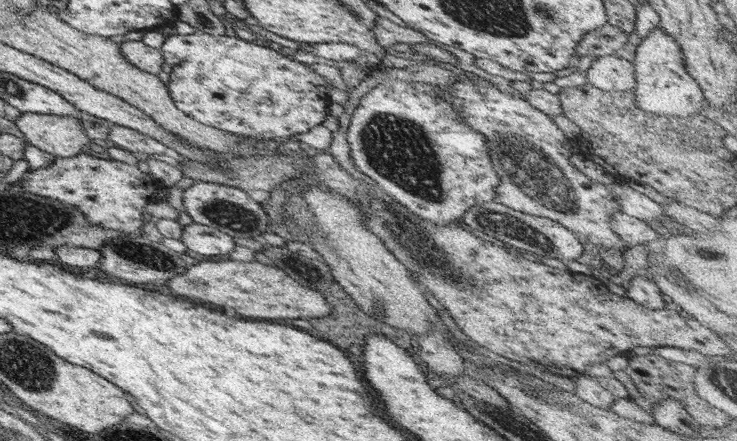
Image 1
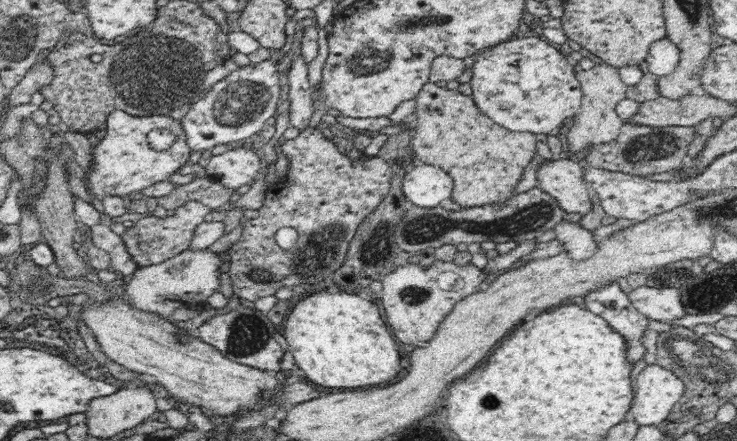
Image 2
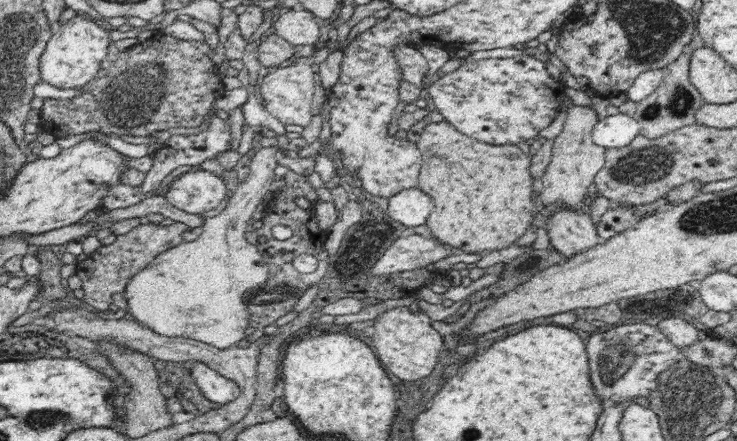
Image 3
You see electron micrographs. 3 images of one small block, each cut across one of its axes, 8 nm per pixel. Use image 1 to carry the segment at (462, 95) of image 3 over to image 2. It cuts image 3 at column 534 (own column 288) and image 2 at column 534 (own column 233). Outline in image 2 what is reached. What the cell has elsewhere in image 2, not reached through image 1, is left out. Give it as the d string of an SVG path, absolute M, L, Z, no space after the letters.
M541 36L510 39L489 47L478 54L472 70L473 76L469 82L472 87L470 96L474 99L476 107L484 112L484 115L490 116L496 124L512 132L551 135L563 126L566 118L574 117L580 110L582 89L580 81L576 78L573 62Z

